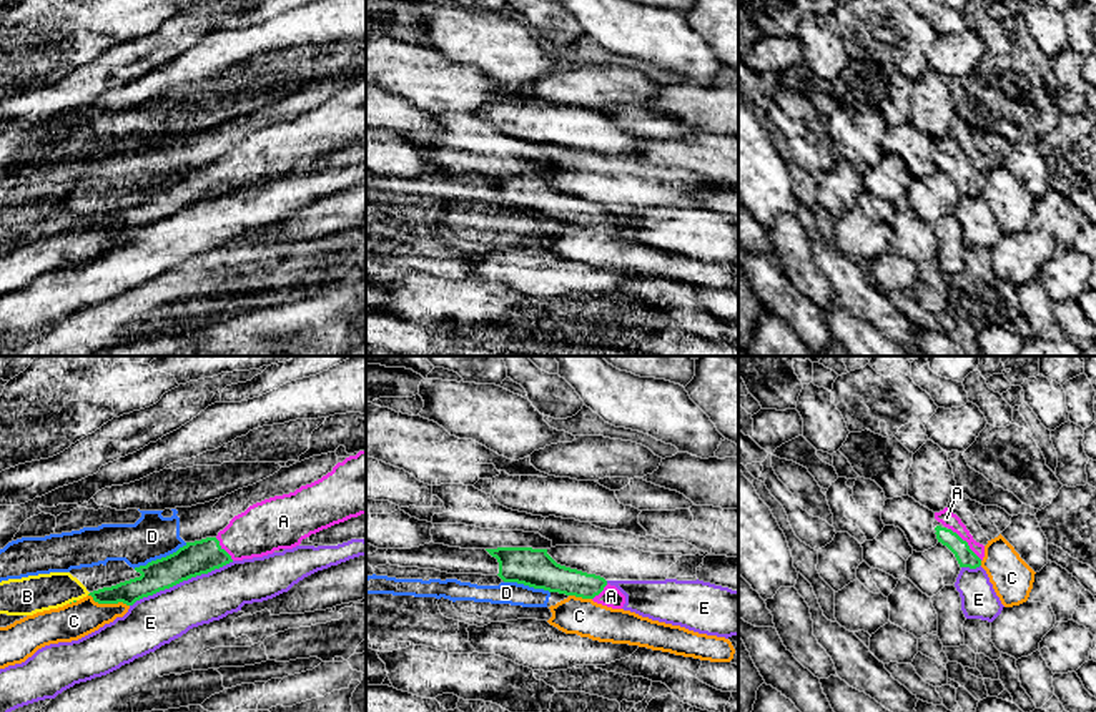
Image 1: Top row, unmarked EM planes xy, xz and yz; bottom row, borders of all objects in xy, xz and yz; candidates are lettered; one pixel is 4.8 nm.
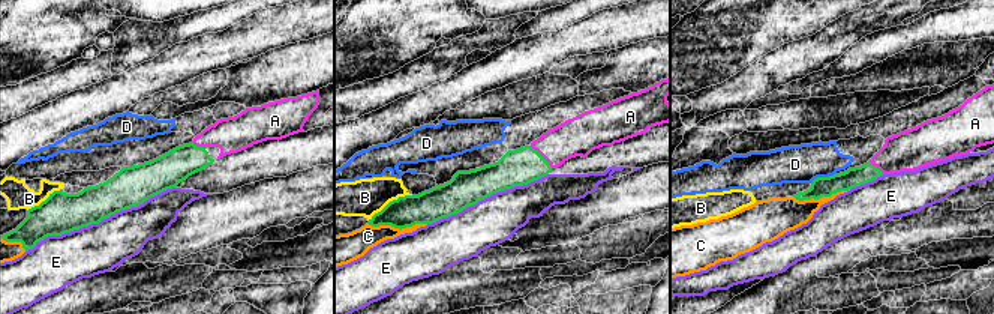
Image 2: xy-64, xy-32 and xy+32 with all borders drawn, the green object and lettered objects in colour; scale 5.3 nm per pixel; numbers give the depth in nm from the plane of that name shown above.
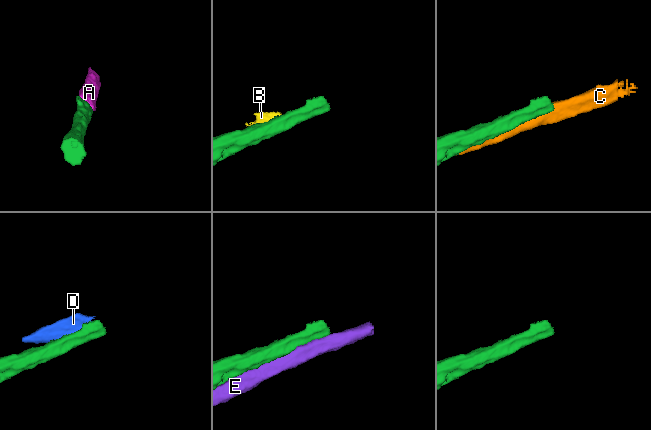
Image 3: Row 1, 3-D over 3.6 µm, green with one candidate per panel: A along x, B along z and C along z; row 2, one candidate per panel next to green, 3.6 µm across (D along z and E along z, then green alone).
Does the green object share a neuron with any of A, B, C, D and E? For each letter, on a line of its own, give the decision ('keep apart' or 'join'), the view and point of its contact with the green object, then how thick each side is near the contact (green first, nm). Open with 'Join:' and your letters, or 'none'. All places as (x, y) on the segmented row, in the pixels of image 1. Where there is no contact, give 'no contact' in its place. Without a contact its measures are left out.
Join: A
A: join | yz (967, 543) | 90/80 nm
B: keep apart | xy (74, 601) | 20/190 nm
C: keep apart | xy (108, 603) | 130/180 nm
D: keep apart | xy (162, 558) | 160/220 nm
E: keep apart | xy (182, 581) | 160/240 nm

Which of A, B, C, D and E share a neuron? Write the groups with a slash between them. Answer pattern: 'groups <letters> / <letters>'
groups A / B D / C / E

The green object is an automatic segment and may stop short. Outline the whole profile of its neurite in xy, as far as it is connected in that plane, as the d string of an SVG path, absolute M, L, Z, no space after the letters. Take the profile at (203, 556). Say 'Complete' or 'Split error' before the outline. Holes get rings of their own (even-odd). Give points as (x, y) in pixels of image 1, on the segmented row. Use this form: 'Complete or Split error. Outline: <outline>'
Split error. Outline: M366 449L338 462L321 479L274 496L235 516L216 537L186 542L176 552L135 567L140 577L90 592L98 604L136 601L208 574L233 561L293 549L303 539L366 514Z

